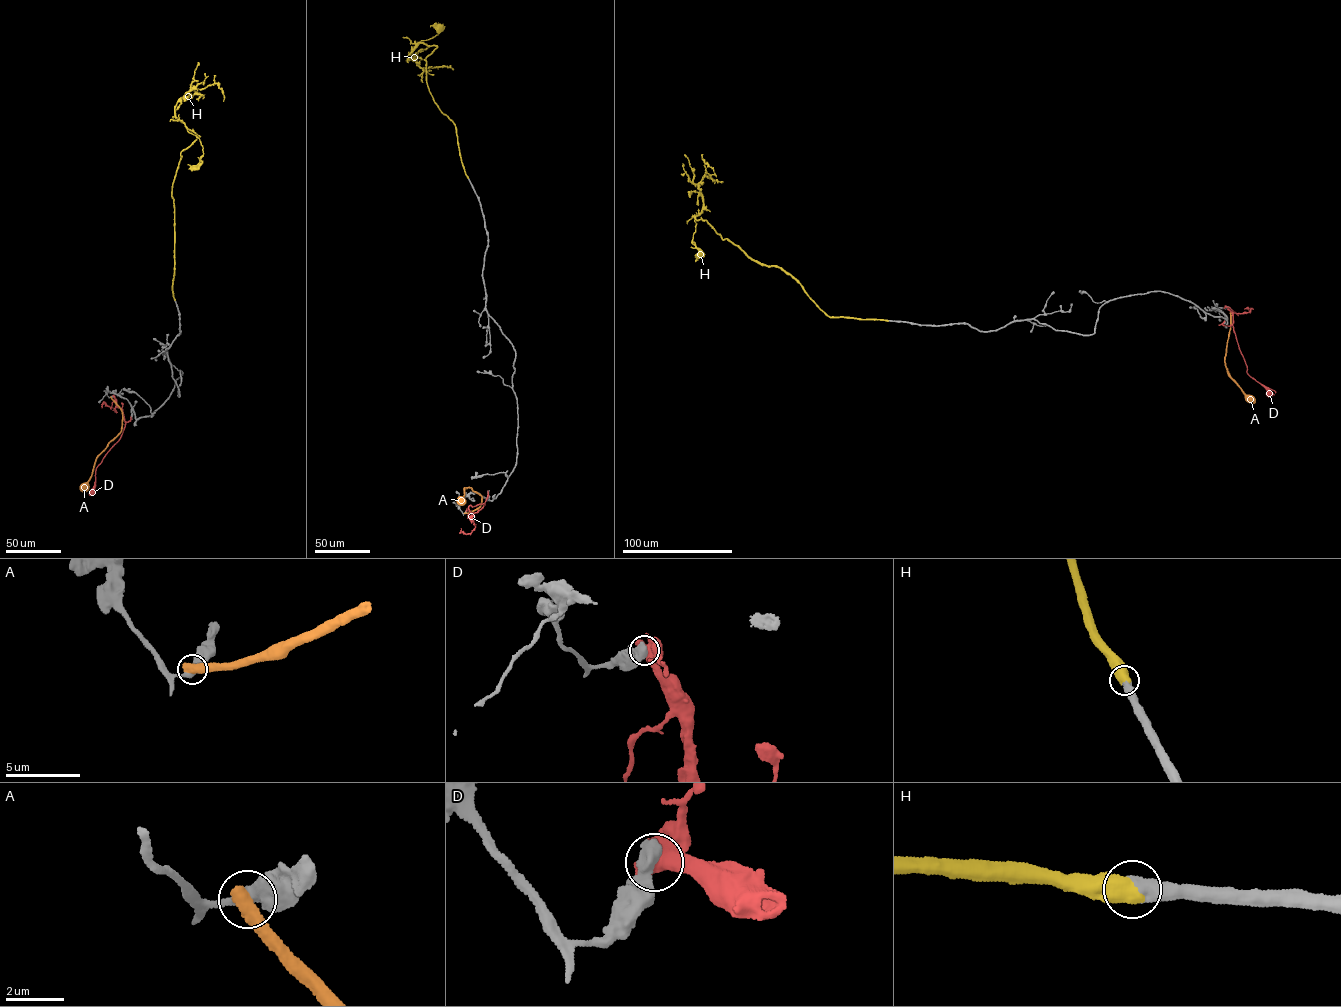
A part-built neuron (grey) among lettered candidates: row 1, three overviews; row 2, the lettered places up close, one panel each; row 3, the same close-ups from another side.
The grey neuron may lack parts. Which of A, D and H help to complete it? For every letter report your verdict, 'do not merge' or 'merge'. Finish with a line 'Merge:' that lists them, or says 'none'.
A: do not merge
D: do not merge
H: merge
Merge: H

